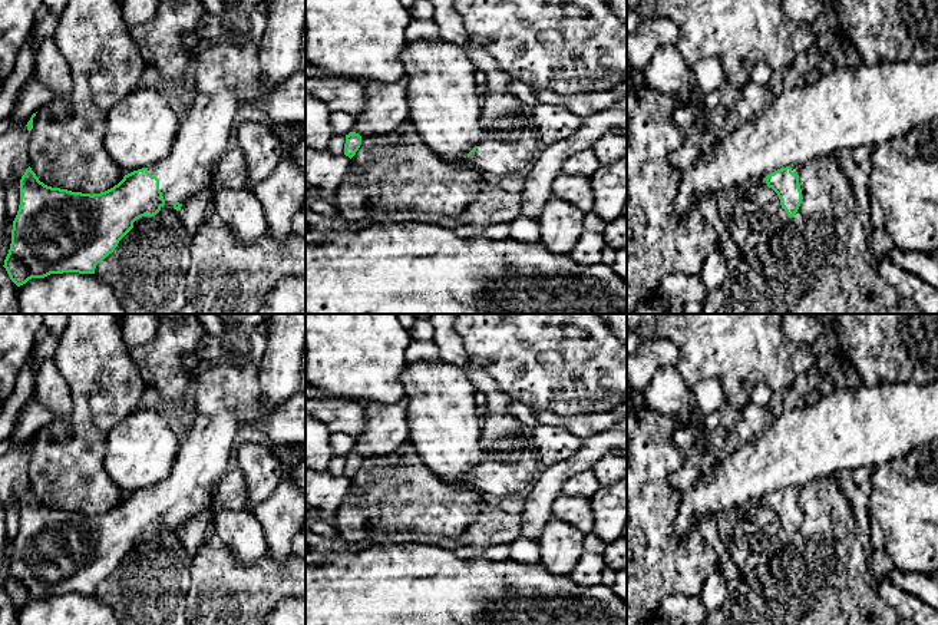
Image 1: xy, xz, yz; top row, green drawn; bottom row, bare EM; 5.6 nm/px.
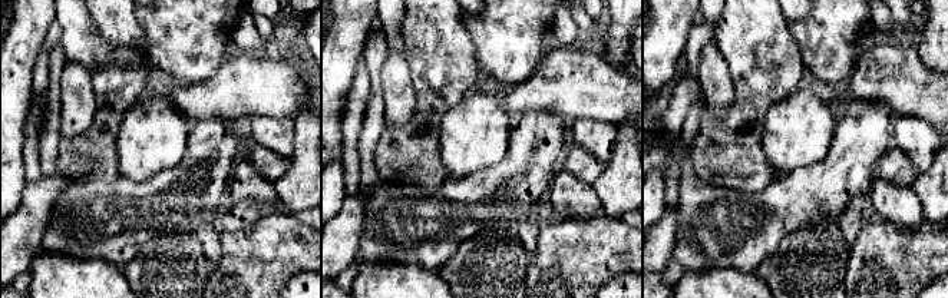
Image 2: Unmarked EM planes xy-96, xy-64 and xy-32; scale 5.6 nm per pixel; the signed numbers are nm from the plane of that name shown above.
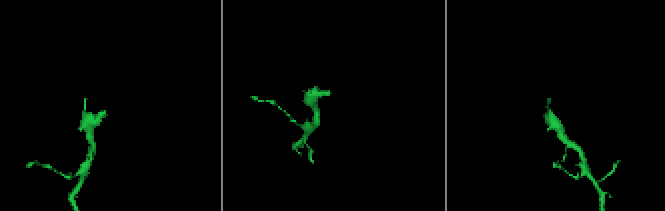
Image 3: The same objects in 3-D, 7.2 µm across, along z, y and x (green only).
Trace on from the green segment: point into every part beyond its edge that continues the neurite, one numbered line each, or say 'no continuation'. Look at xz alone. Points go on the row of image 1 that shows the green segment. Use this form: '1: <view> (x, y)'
1: xz (495, 158)

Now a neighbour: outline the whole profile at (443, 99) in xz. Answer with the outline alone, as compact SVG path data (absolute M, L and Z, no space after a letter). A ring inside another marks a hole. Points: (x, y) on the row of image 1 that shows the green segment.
M443 39L419 40L407 43L400 62L407 79L409 122L443 162L455 168L470 168L468 153L483 139L482 89L475 82L476 67L466 49Z

